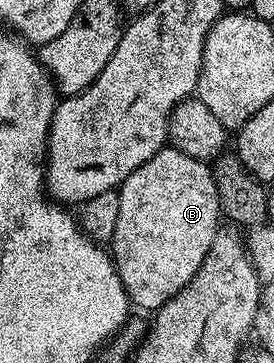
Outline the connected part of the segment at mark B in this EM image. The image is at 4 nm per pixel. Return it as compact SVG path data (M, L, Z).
M167 145L148 157L136 173L128 173L117 192L120 210L116 213L116 229L114 236L108 240L108 250L131 304L153 313L173 295L180 293L180 289L196 277L200 265L204 265L212 237L216 237L220 230L218 219L222 215L222 206L218 200L218 186L213 170L203 160L188 157L188 153L180 153L173 145Z

